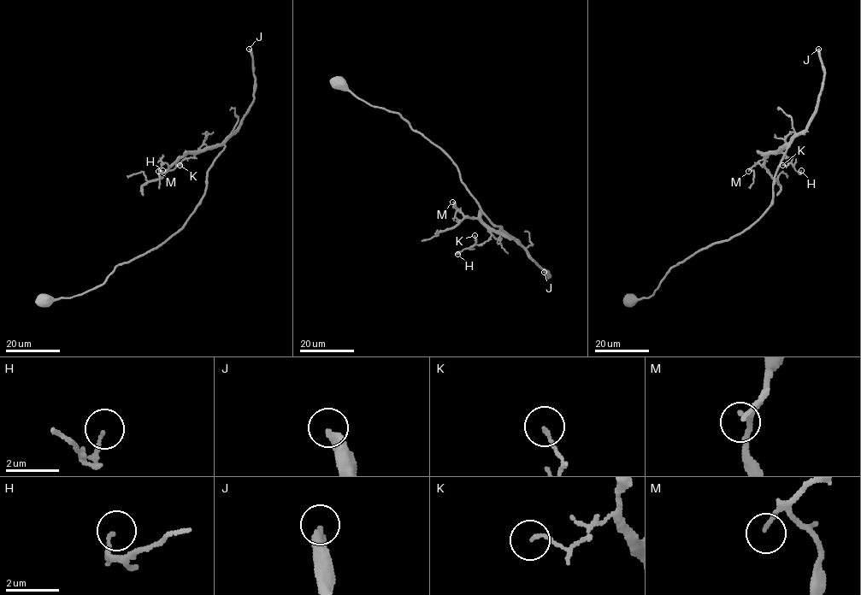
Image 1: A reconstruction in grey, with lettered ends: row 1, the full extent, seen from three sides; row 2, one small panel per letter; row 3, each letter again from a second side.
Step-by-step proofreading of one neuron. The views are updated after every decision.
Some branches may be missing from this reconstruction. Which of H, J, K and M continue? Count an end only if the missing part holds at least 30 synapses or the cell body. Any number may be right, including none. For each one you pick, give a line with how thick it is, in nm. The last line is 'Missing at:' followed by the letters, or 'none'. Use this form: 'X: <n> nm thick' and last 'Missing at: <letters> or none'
J: 360 nm thick
Missing at: J

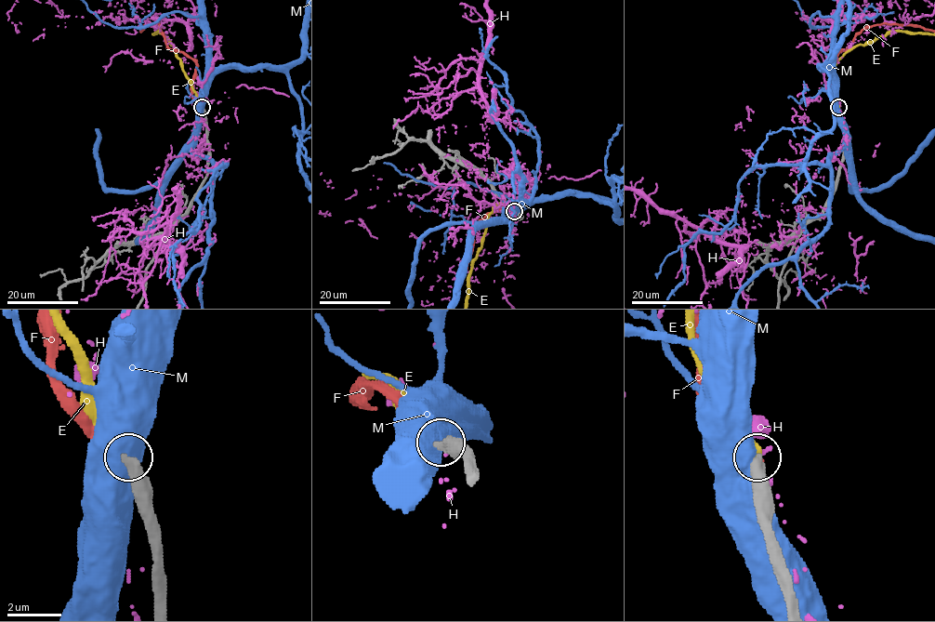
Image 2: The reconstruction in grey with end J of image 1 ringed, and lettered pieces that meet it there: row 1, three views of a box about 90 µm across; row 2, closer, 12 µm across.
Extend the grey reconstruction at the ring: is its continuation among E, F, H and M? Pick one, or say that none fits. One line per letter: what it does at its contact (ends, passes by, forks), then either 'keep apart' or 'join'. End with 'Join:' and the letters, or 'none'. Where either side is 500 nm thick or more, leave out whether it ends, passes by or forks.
E: it ends there; join
F: it ends there; keep apart
H: it forks there; keep apart
M: keep apart
Join: E

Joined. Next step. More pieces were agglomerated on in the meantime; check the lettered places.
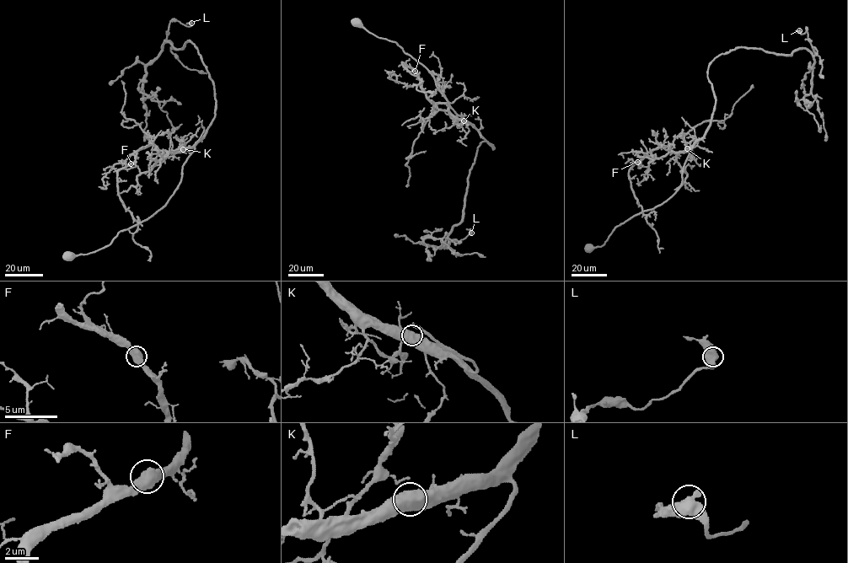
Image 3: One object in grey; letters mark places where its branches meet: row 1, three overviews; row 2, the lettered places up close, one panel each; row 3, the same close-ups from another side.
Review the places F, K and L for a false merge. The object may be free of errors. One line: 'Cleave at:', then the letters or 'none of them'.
Cleave at: none of them

